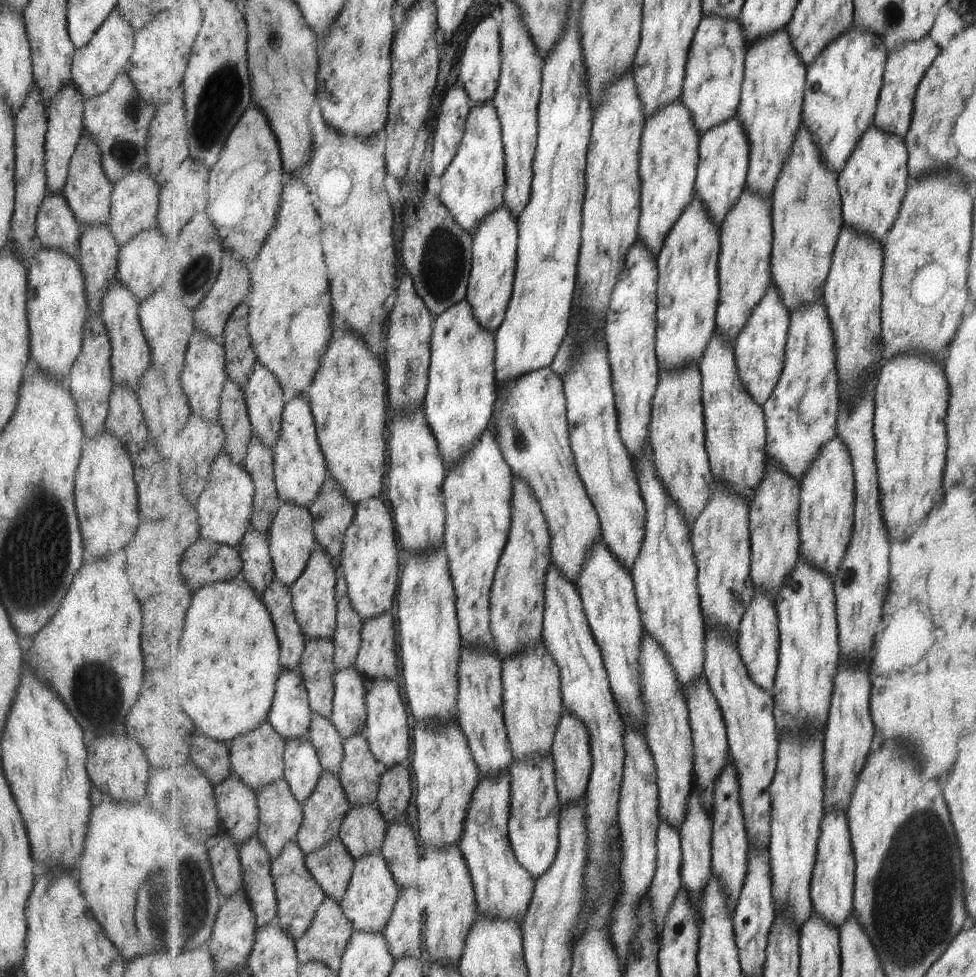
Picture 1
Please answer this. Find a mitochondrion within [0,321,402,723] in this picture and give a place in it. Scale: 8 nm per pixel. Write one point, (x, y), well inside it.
(43, 530)

